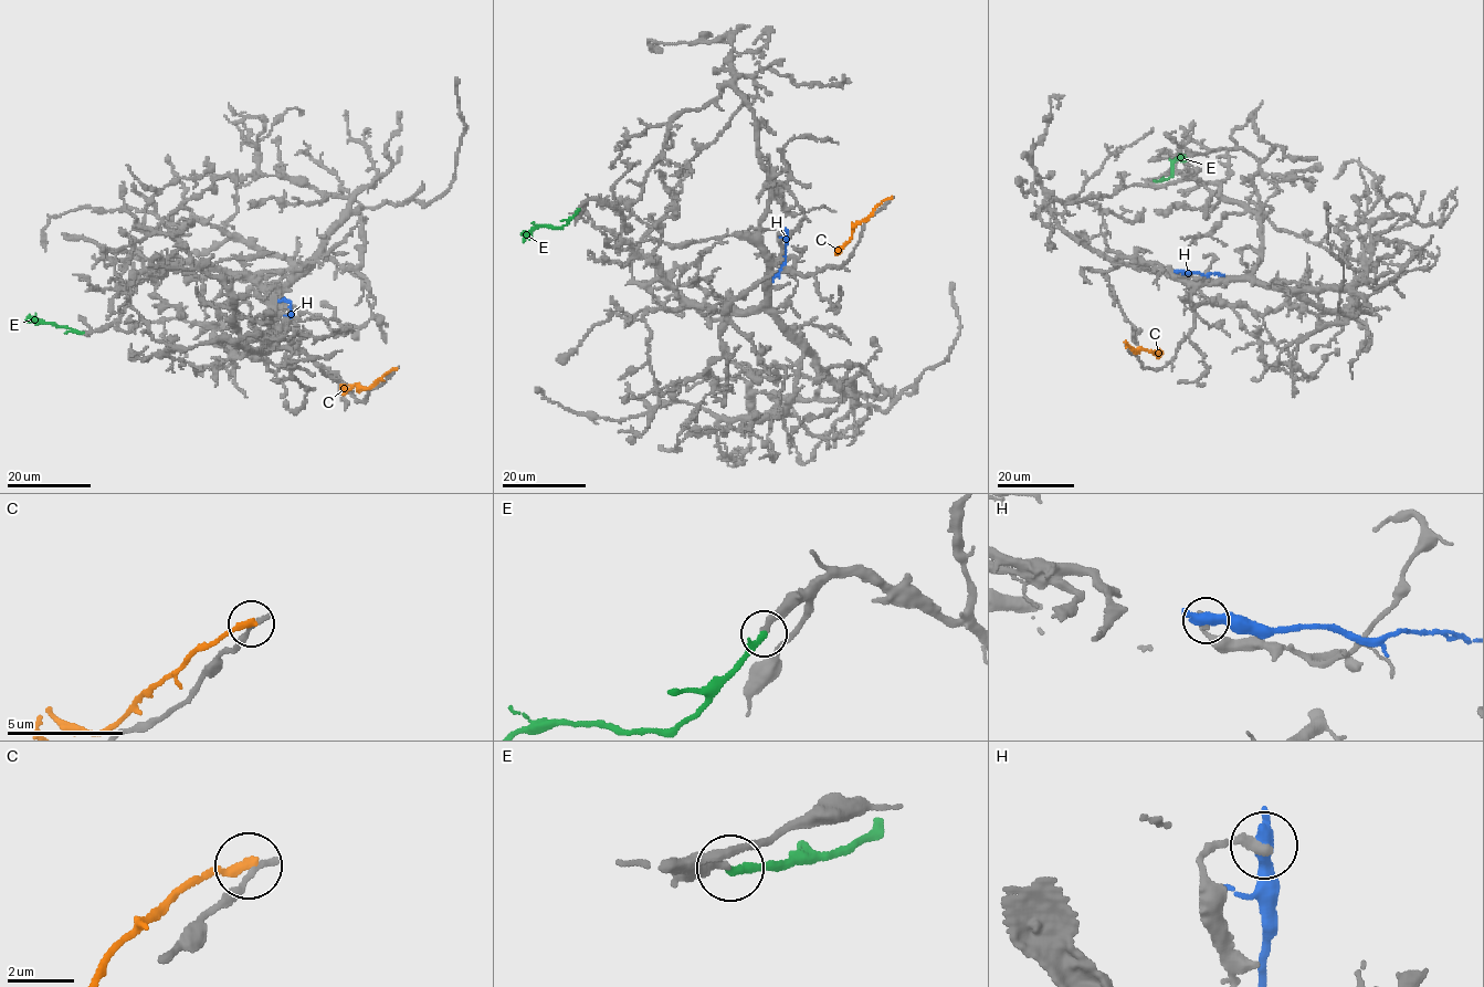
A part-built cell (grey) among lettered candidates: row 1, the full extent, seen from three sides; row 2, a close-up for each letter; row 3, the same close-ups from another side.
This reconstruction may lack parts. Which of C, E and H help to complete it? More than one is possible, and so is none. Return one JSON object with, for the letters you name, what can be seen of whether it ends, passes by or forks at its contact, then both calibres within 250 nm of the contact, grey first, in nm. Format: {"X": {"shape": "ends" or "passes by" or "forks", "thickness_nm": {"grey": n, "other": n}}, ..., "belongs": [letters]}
{"E": {"shape": "ends", "thickness_nm": {"grey": 280, "other": 260}}, "belongs": ["E"]}

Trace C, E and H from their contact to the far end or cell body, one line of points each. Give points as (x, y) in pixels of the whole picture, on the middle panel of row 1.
C: (891, 198), (883, 200), (870, 216), (854, 226), (851, 238), (837, 255)
E: (578, 210), (559, 227), (535, 227), (523, 241)
H: (786, 232), (785, 263), (772, 282)

